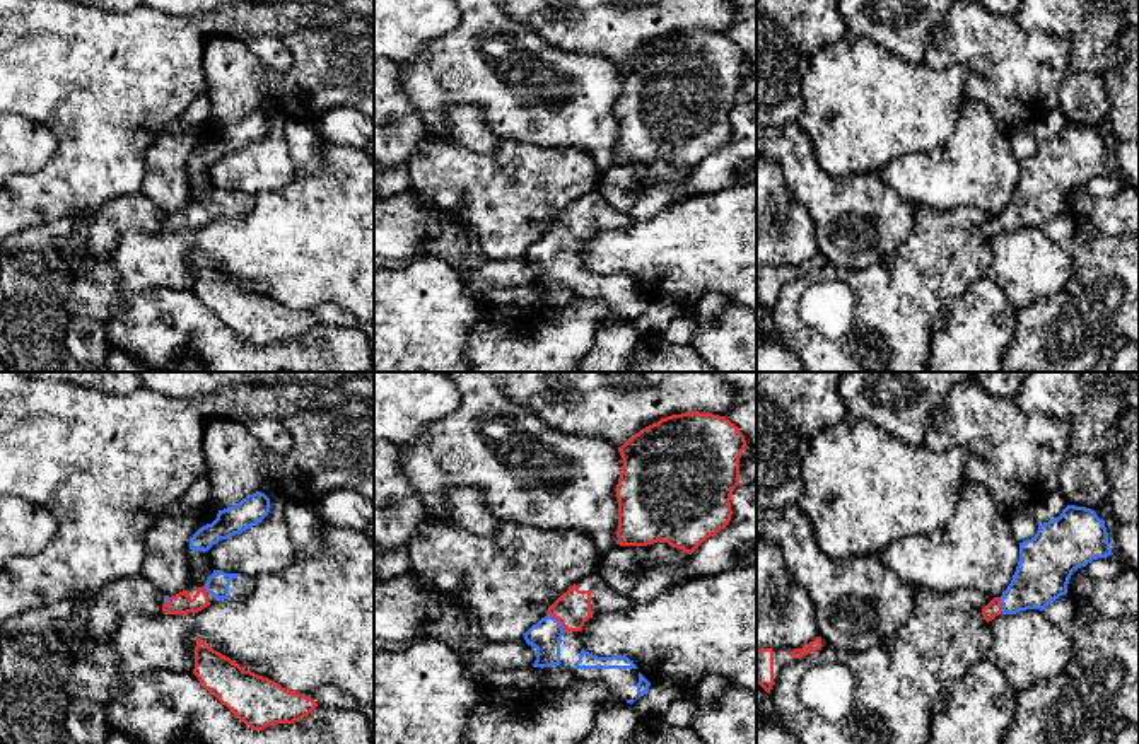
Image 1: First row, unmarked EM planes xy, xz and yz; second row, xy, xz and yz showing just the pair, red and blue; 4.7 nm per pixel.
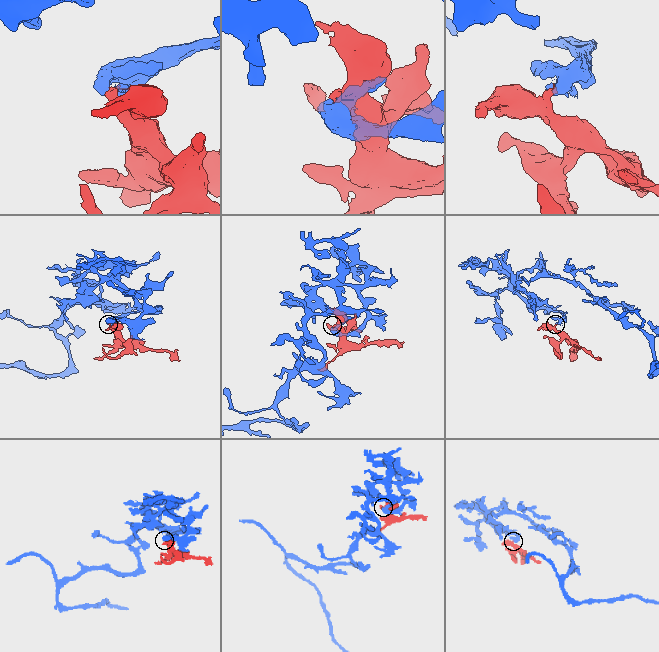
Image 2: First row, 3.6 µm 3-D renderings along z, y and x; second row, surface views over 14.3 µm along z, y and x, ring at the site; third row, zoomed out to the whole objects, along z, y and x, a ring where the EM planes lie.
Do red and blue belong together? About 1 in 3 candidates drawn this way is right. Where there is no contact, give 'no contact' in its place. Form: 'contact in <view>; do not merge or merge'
contact in xz; merge

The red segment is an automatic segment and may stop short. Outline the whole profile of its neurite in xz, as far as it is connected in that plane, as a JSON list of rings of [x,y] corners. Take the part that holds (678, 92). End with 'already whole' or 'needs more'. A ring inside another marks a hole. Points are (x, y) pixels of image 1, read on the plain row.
[[[688,29],[661,36],[632,53],[618,70],[623,77],[616,102],[620,164],[657,159],[693,171],[724,147],[733,133],[731,113],[739,102],[745,53],[726,34]]] | already whole

